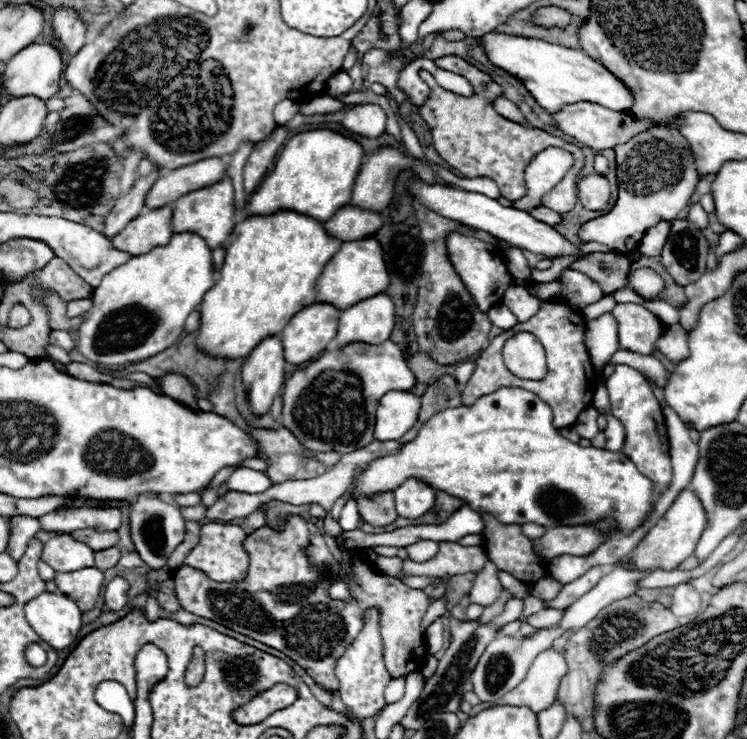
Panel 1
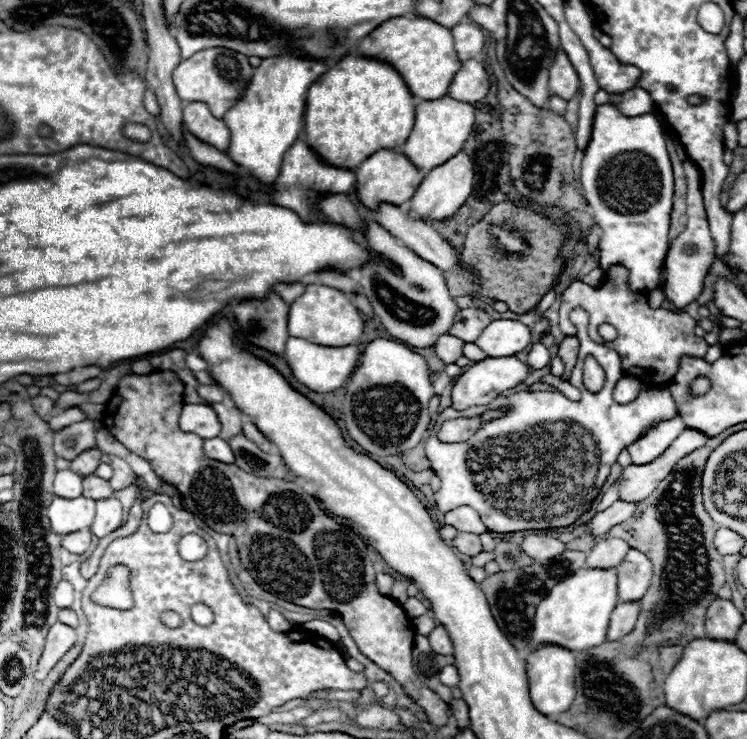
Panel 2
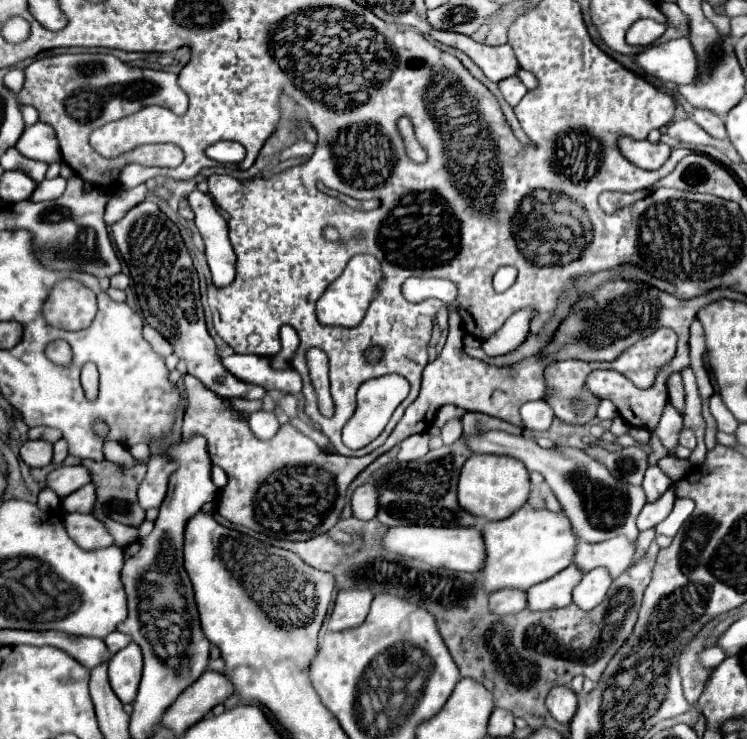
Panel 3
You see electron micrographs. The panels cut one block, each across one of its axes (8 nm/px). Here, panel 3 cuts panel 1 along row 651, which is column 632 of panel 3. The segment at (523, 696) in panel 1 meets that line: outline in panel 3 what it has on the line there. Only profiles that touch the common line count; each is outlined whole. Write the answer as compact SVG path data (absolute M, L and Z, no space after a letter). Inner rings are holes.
M624 536L606 540L600 544L578 542L576 554L574 554L574 564L582 572L590 572L592 568L604 566L604 568L608 568L610 576L616 578L632 564L632 554L634 554L634 544L630 544Z

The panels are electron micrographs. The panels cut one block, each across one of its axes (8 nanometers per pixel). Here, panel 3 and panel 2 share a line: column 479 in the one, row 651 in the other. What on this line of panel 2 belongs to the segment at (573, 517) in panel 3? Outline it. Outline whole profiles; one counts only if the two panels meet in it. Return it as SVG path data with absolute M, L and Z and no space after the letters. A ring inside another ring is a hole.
M436 626L436 628L428 634L428 640L430 640L430 646L432 646L432 650L434 650L436 654L448 656L448 654L454 652L454 644L452 644L450 634L446 632L444 626Z

